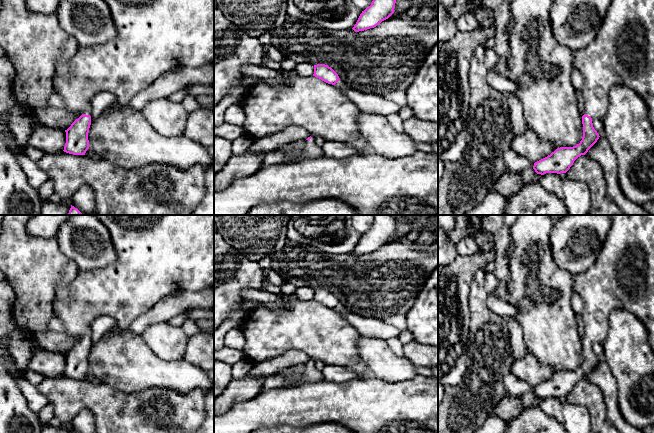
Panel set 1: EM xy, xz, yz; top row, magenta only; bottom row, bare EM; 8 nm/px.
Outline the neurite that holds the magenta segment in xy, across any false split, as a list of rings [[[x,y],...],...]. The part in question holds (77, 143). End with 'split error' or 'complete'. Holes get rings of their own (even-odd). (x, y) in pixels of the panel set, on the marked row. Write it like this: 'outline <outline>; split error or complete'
outline [[[104,0],[110,9],[111,16],[116,28],[114,39],[99,45],[79,46],[75,55],[69,60],[60,60],[55,64],[54,90],[63,99],[64,107],[62,109],[70,112],[81,112],[82,115],[76,119],[71,126],[65,130],[66,143],[64,152],[73,155],[85,155],[89,149],[88,133],[91,125],[91,98],[100,93],[106,92],[113,96],[119,104],[126,106],[131,99],[141,90],[150,86],[161,74],[173,69],[174,67],[200,67],[214,62],[214,0]]]; split error

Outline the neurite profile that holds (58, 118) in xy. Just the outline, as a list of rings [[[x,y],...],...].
[[[46,107],[34,110],[34,115],[47,127],[67,130],[78,119],[81,112],[70,112],[61,108]]]

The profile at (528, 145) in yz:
[[[526,131],[513,137],[511,149],[535,163],[550,155],[557,147],[551,141],[539,139],[532,131]]]

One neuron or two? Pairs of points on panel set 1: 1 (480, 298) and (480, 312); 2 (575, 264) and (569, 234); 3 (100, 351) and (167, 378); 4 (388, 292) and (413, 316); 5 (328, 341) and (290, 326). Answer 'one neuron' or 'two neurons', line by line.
1: one neuron
2: one neuron
3: one neuron
4: two neurons
5: one neuron

